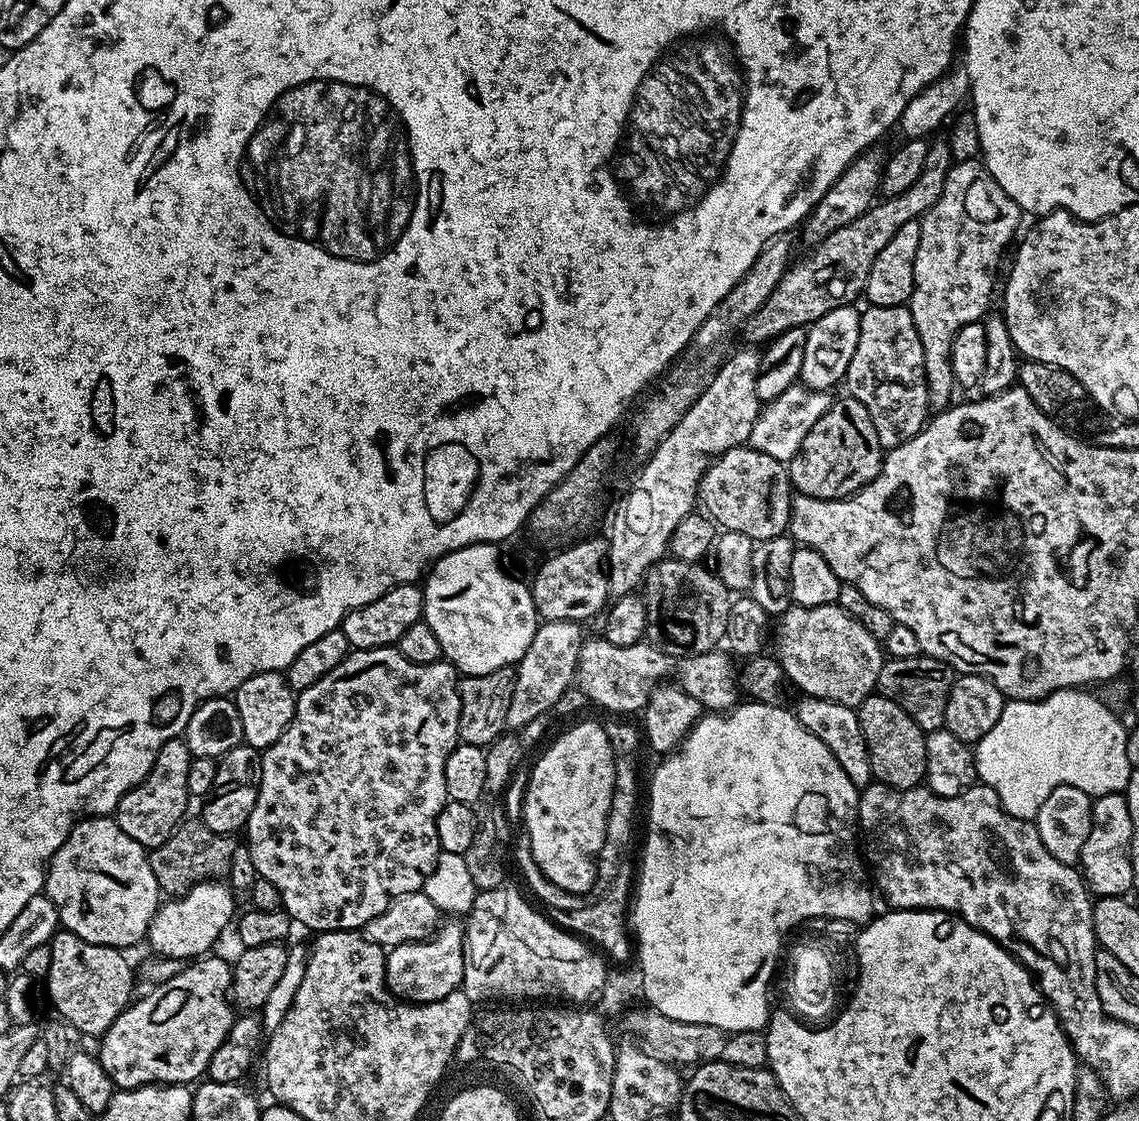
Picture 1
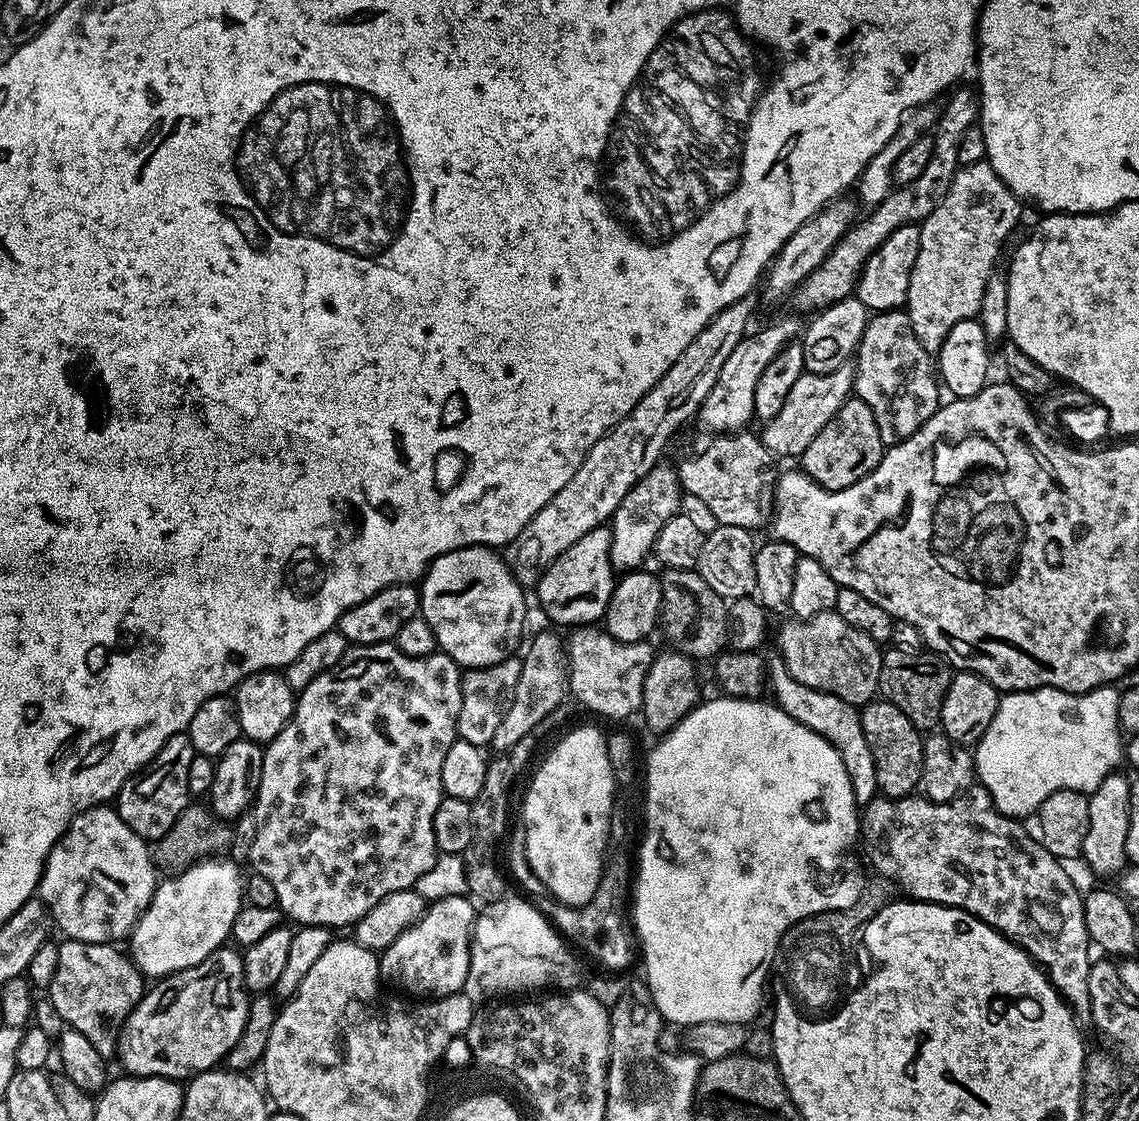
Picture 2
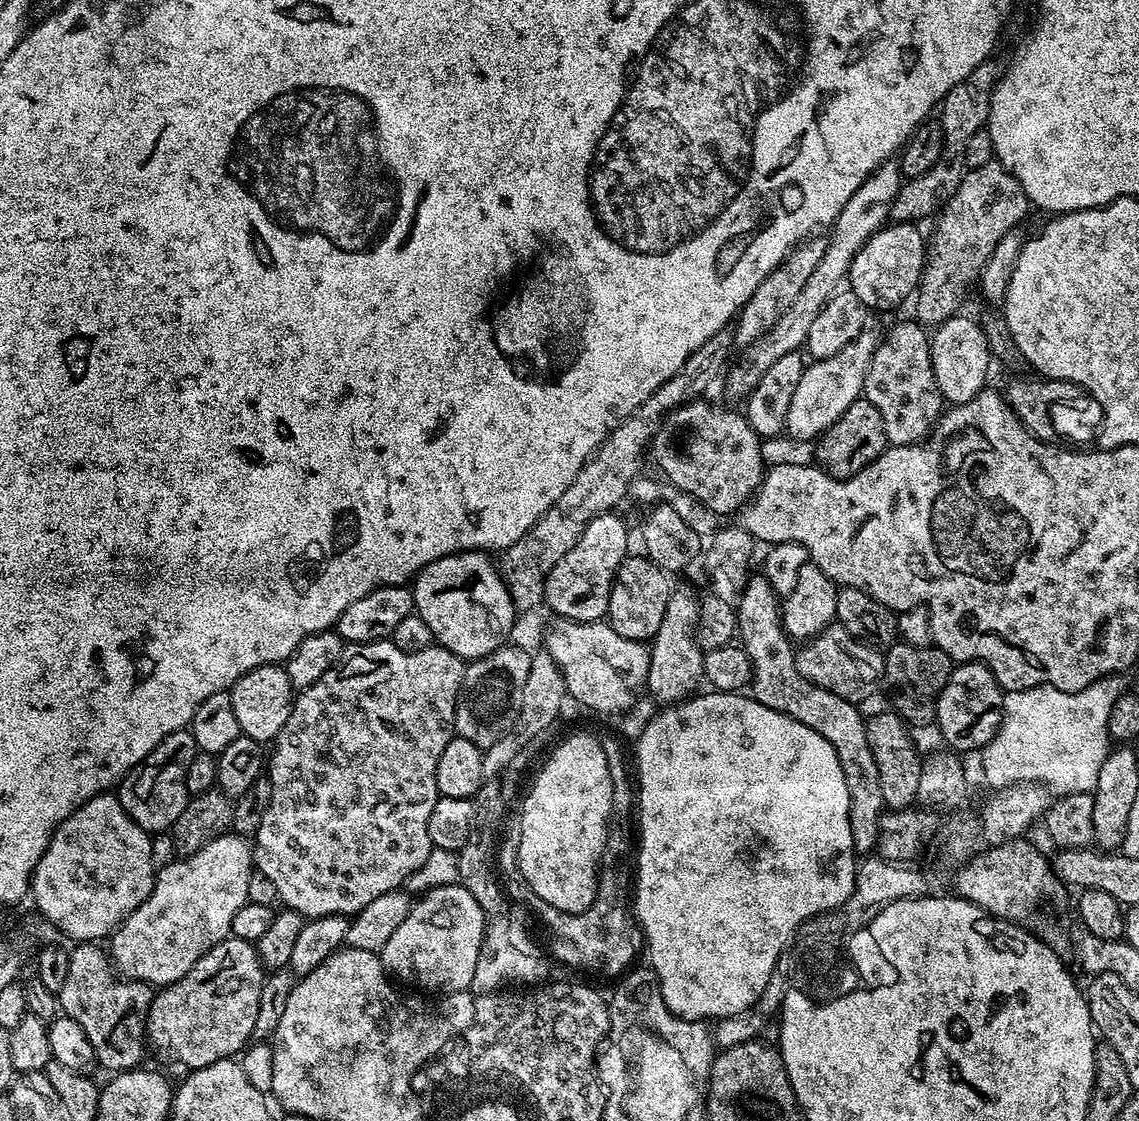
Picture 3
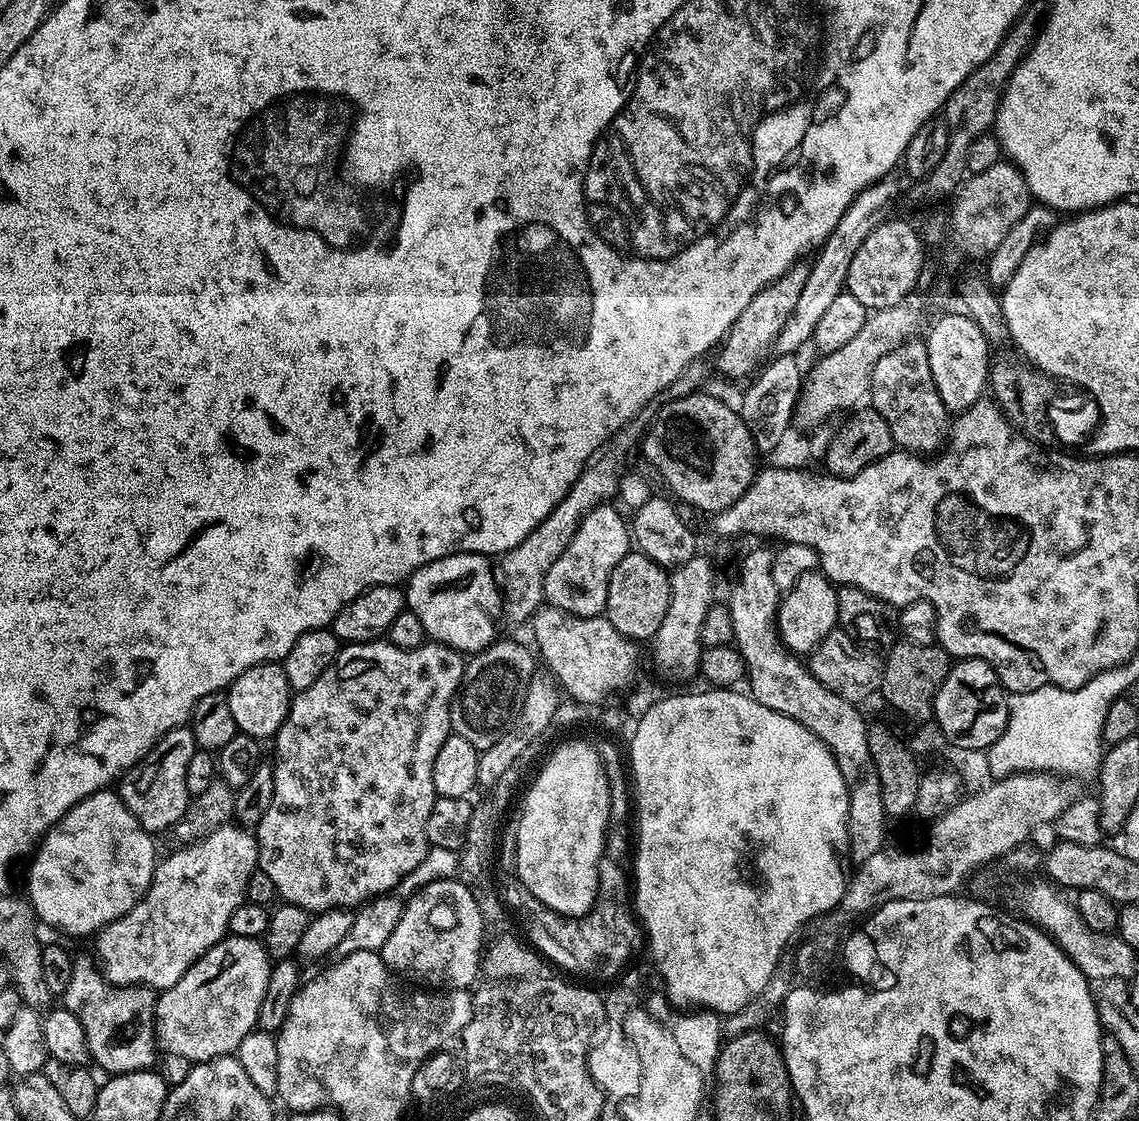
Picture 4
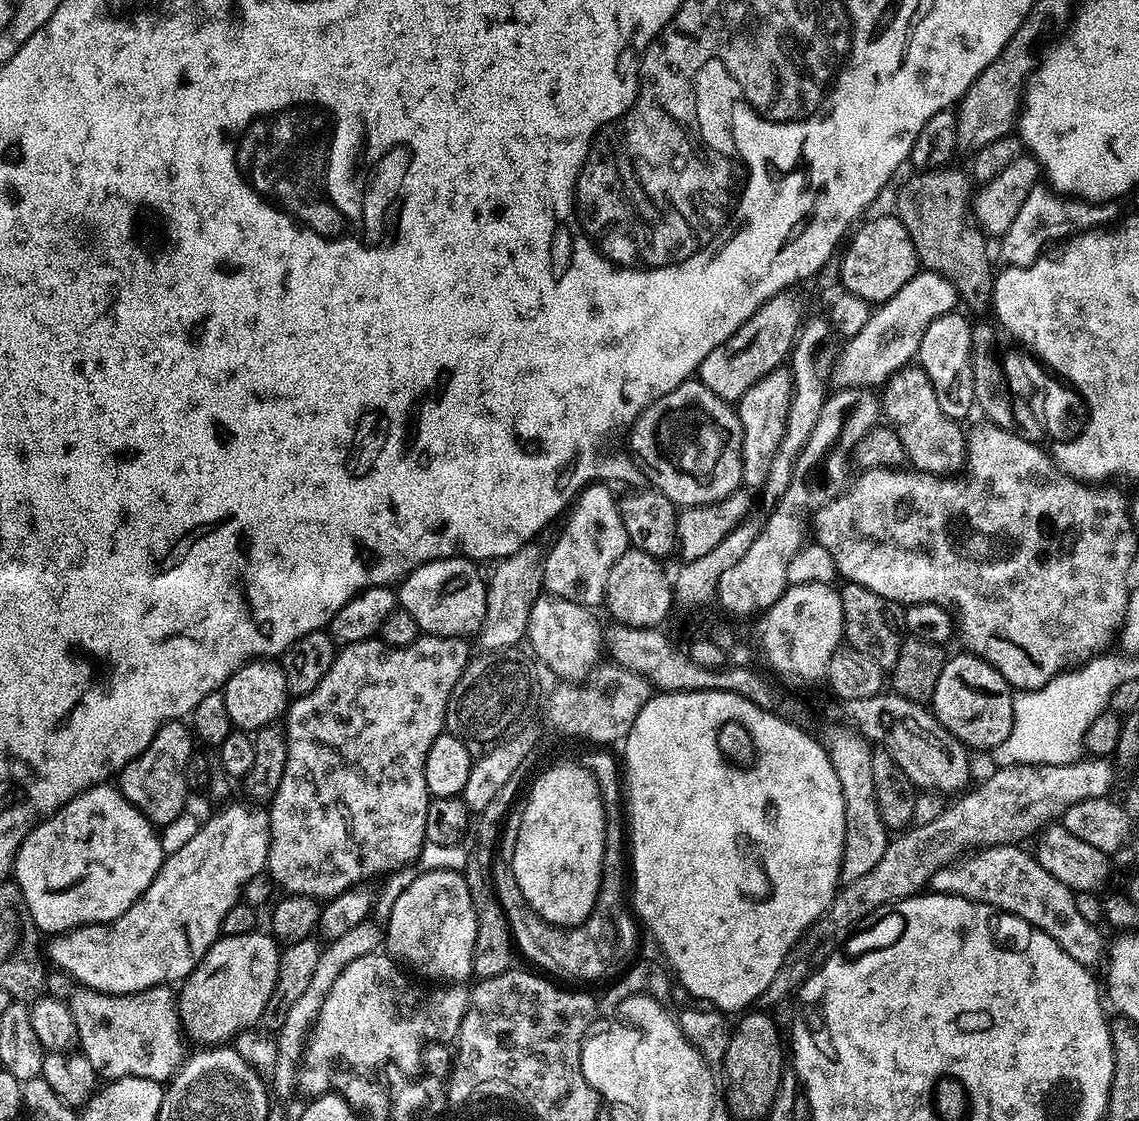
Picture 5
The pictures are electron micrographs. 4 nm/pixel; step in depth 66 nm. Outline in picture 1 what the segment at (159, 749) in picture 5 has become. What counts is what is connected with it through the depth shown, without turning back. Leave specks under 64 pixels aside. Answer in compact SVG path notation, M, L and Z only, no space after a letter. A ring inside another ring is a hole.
M177 738L166 742L162 750L158 750L158 758L154 758L154 766L146 774L138 786L126 793L118 802L114 818L118 826L122 826L122 831L134 838L145 848L151 850L162 846L166 838L182 823L188 808L190 797L186 786L186 774L190 771L190 762L193 760L186 742L182 738Z

